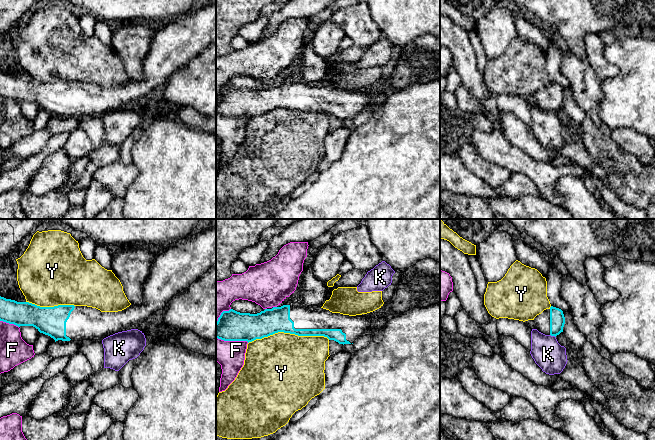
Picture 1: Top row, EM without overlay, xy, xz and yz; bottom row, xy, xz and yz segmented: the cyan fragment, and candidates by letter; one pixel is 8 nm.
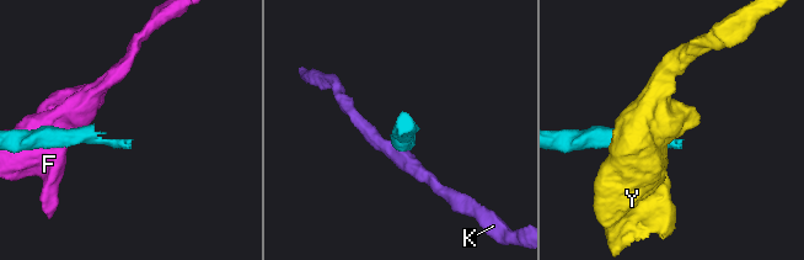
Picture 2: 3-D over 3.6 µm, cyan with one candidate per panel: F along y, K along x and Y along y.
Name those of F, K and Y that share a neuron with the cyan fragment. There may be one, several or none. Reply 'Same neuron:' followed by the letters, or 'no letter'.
Same neuron: no letter

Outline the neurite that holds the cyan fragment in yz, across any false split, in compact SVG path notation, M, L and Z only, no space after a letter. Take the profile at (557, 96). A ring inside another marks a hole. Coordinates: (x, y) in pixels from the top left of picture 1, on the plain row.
M551 82L537 91L534 98L539 108L556 113L563 108L565 93L561 85Z

